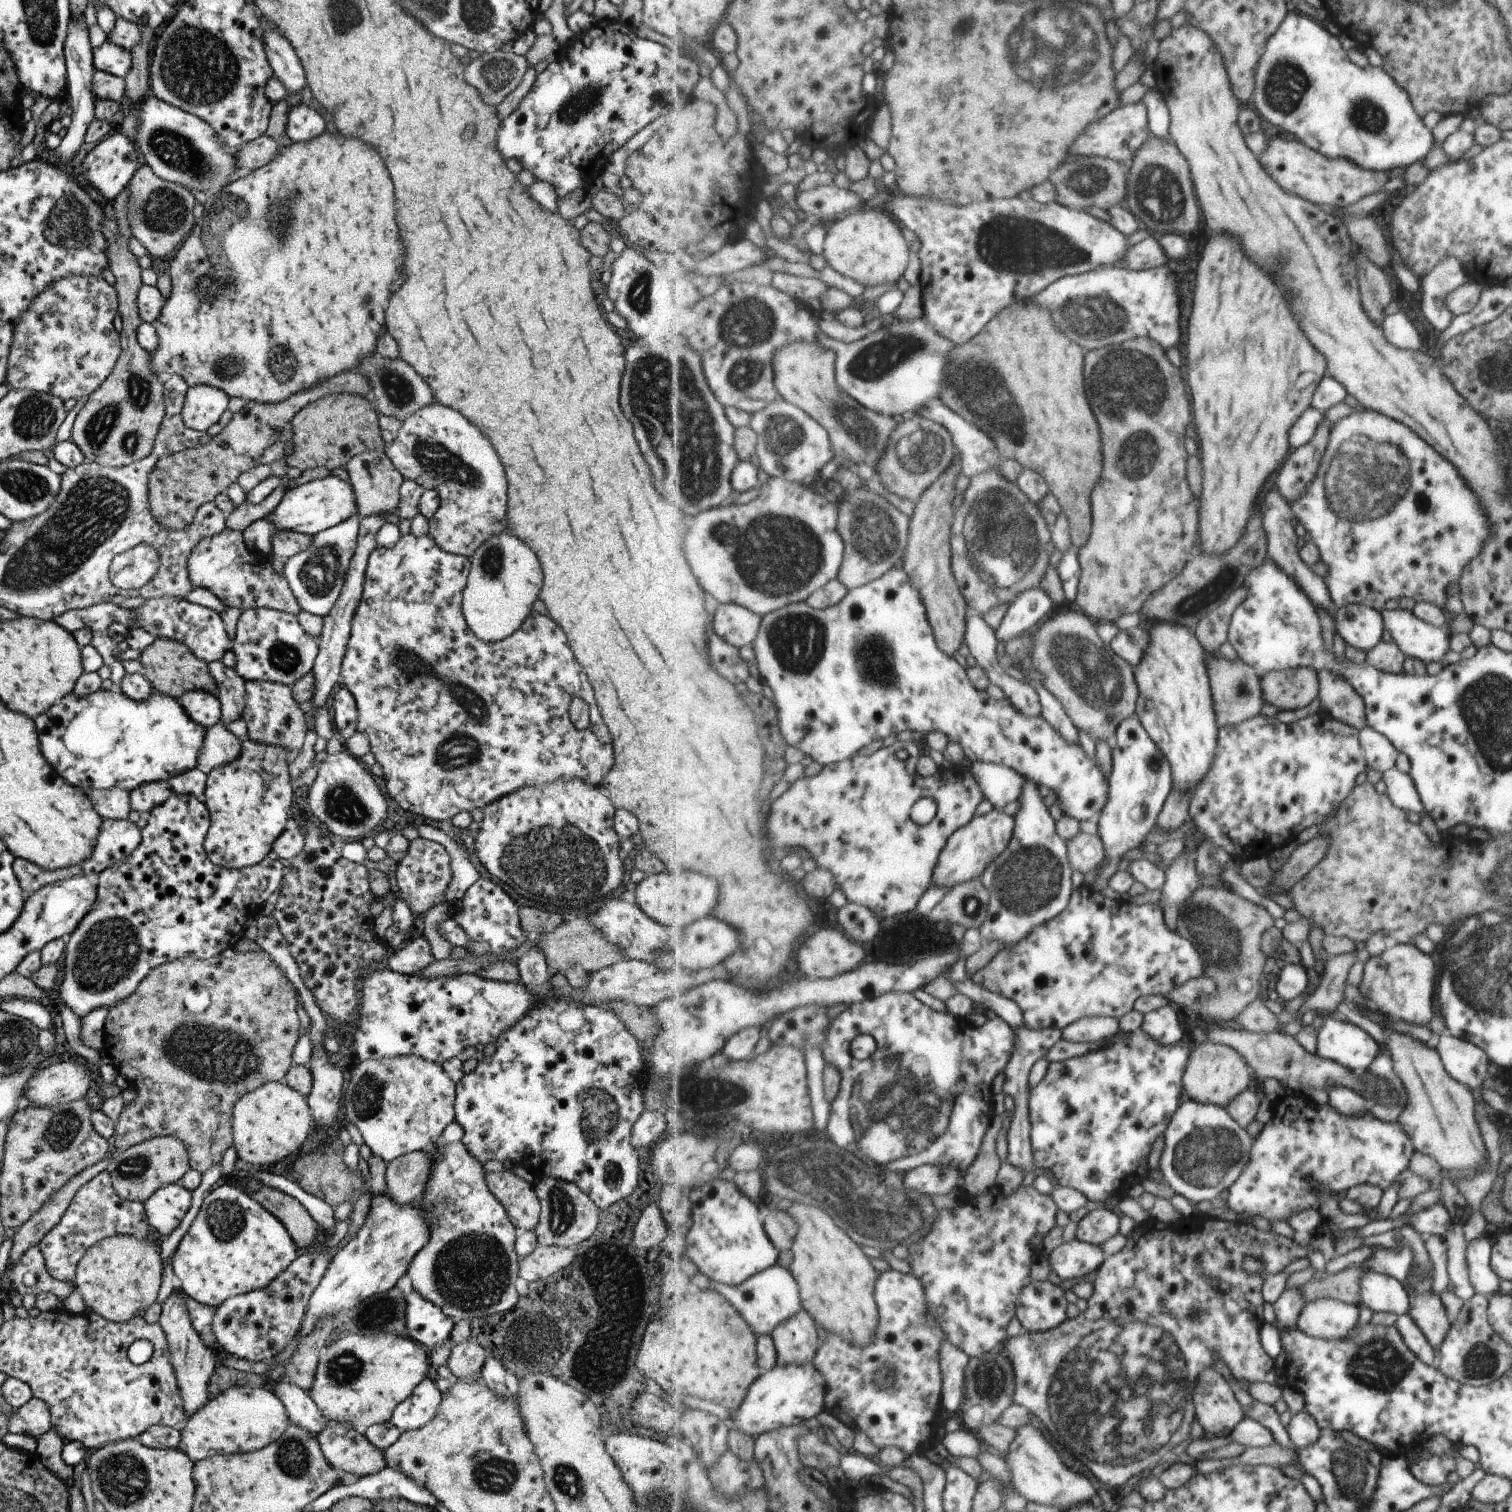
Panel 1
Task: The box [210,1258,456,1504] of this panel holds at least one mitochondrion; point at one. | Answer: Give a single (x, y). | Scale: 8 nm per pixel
(292, 1458)

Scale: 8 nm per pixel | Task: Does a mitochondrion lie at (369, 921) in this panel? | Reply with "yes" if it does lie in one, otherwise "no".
no

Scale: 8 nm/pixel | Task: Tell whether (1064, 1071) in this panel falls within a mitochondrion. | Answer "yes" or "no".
no

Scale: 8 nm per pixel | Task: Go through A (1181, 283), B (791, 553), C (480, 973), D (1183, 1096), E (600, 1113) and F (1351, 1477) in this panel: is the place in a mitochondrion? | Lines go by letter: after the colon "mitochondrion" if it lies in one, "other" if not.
A: other
B: mitochondrion
C: other
D: other
E: mitochondrion
F: mitochondrion

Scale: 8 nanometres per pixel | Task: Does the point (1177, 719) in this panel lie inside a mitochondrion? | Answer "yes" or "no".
no

